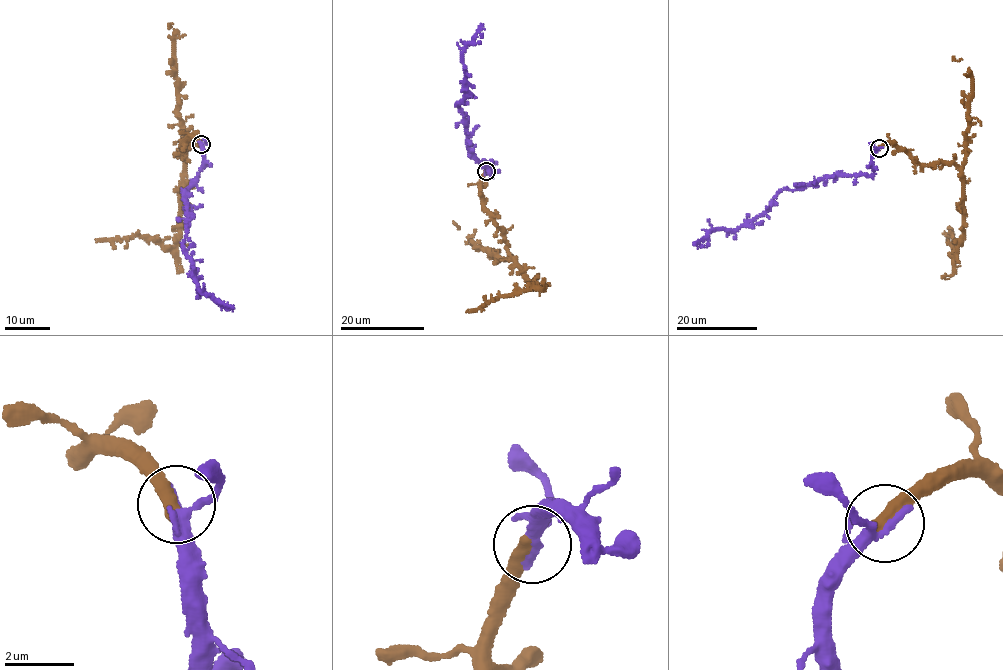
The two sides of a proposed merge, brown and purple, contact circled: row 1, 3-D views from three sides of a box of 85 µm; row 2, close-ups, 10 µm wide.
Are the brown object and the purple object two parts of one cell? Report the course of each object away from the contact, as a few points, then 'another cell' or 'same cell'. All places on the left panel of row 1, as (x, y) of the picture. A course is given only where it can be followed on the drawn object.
course brown (201, 143), (191, 135), (181, 147), (185, 151), (188, 138), (179, 239), (172, 250), (138, 236), (97, 242); course purple (201, 143), (203, 167), (185, 197), (188, 221), (184, 251), (202, 294), (225, 304), (233, 312); same cell

